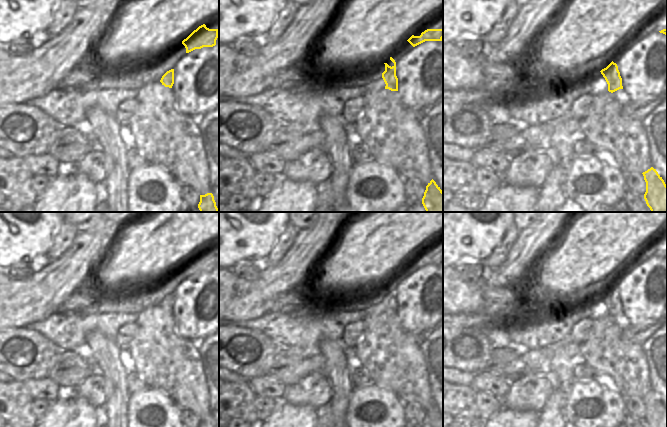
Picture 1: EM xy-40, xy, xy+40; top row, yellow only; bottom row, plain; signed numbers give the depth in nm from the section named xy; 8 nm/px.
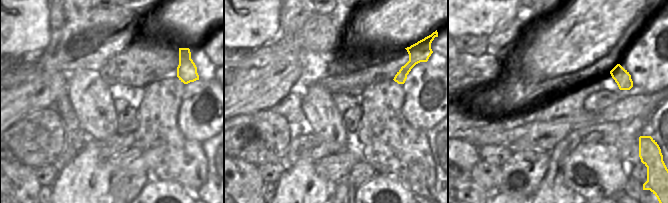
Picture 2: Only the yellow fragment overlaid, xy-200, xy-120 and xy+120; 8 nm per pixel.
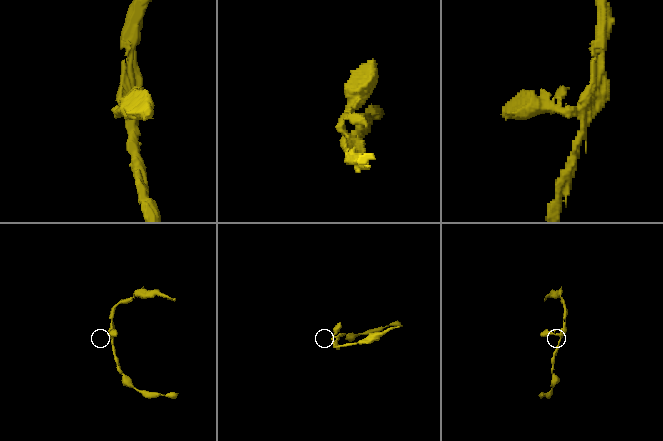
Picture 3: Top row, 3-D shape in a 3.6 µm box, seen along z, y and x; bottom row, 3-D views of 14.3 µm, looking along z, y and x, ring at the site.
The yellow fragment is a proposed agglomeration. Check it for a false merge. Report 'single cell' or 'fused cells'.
single cell

